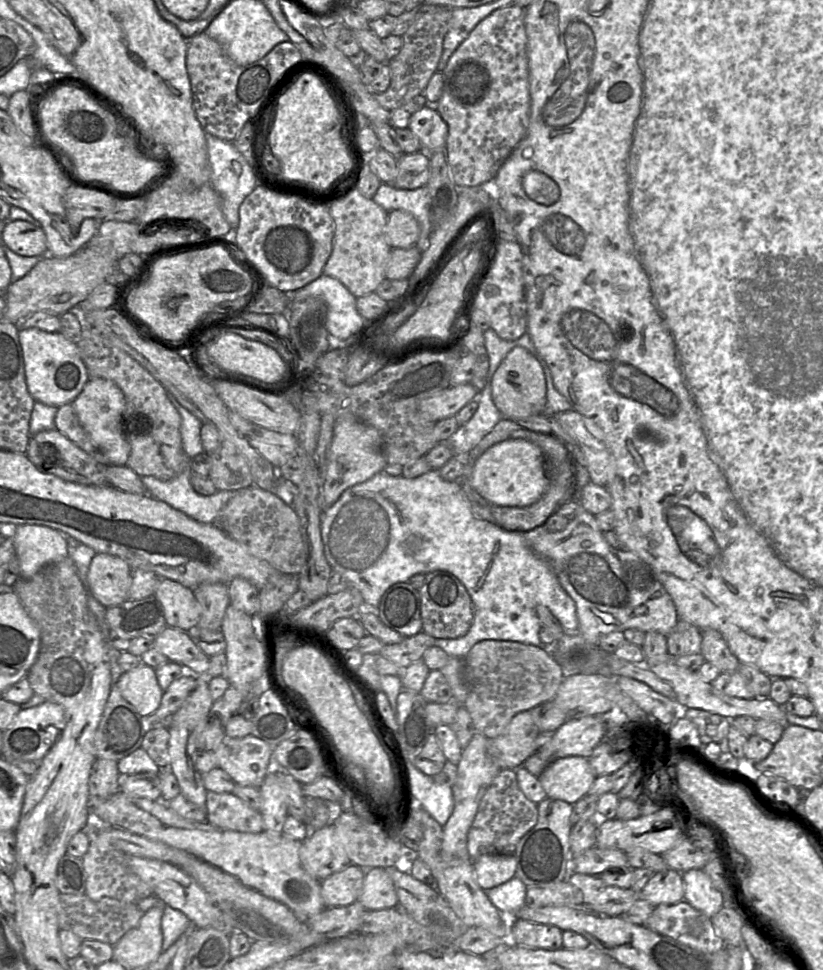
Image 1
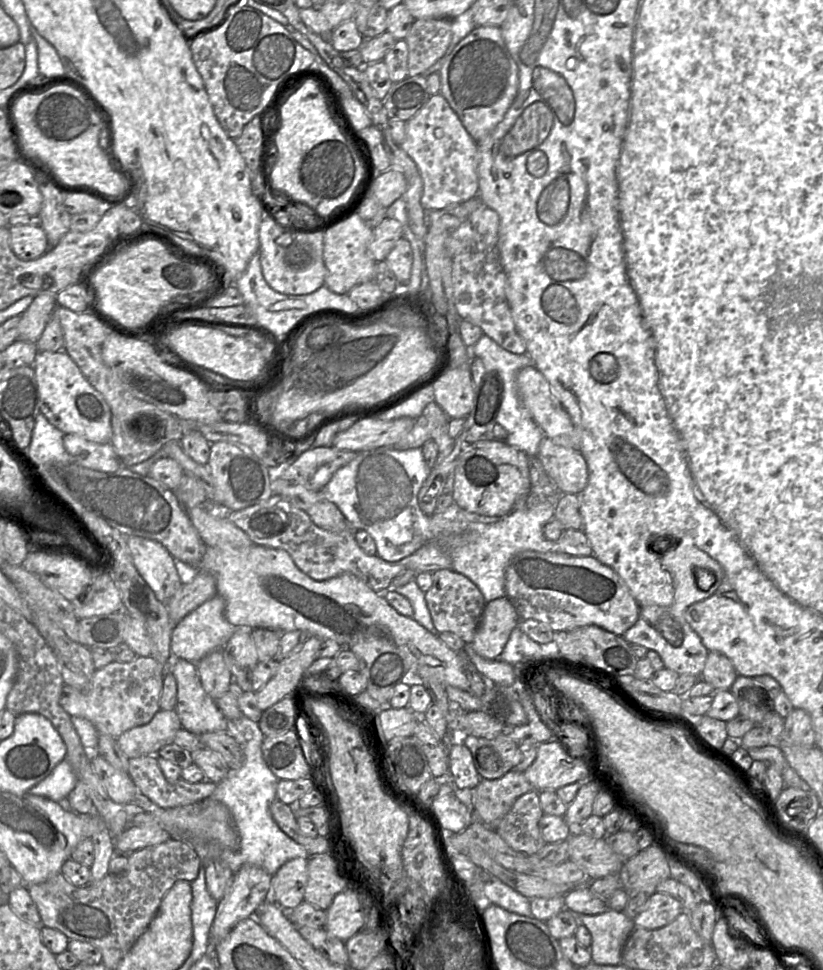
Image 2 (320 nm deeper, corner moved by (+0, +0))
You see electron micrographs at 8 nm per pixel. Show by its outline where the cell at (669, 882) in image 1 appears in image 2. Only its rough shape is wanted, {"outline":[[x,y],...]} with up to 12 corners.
{"outline":[[655,892],[634,920],[635,928],[655,930],[684,909],[674,897]]}

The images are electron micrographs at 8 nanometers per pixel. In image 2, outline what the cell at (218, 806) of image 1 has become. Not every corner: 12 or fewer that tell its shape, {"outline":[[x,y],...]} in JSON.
{"outline":[[154,755],[129,759],[139,794],[160,808],[209,798],[207,780],[169,782]]}

